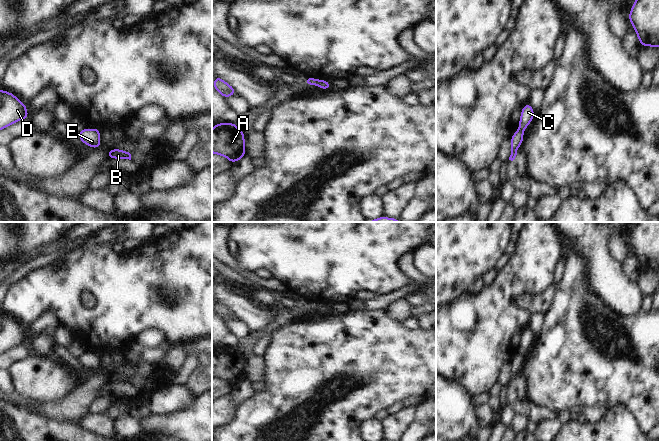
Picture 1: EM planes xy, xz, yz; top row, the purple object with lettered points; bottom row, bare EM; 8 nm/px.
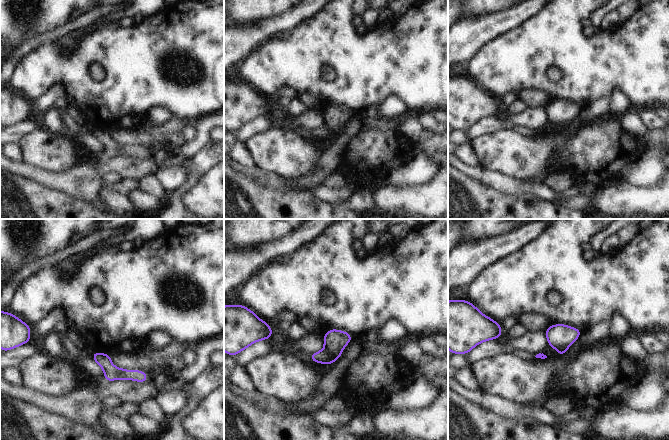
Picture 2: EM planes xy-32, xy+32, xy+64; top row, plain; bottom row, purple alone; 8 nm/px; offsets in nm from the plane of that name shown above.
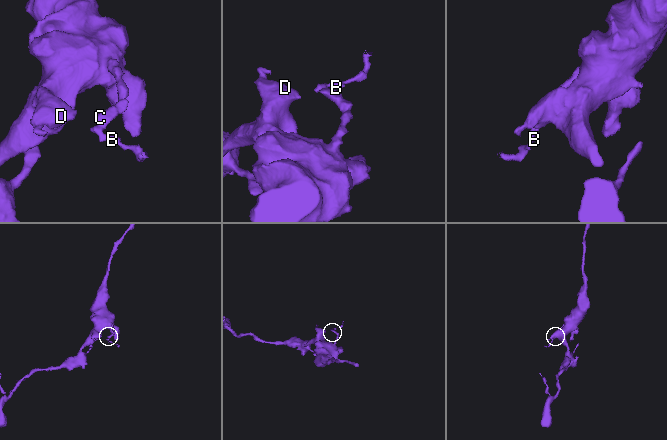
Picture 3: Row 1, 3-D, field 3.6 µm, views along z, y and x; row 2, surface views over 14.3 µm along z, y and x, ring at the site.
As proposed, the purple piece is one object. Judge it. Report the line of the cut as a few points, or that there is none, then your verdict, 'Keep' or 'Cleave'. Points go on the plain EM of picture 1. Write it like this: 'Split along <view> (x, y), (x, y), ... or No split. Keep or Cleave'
Split along xz (320, 303), (315, 308). Cleave

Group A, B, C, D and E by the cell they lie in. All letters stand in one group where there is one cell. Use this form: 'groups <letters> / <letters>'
groups A C D / B E

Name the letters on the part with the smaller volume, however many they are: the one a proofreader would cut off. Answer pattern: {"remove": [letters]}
{"remove": ["B", "E"]}

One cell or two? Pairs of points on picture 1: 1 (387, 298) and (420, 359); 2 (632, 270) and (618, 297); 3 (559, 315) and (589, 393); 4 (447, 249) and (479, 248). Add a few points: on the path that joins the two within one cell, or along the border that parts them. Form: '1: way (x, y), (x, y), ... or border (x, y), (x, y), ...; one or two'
1: border (359, 309), (382, 309), (384, 311); two
2: border (620, 263), (624, 273), (636, 281); two
3: way (578, 334), (580, 336), (581, 374); one
4: way (455, 248), (471, 248); one

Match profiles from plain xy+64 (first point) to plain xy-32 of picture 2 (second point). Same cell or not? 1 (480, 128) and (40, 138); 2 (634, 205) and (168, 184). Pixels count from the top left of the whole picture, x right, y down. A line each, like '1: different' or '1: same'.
1: different
2: different

